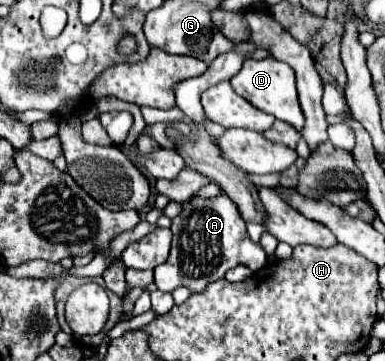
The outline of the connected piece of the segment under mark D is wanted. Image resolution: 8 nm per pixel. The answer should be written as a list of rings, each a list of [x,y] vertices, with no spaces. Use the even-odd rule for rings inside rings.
[[[267,56],[263,60],[245,60],[243,68],[239,70],[237,76],[231,78],[233,90],[243,96],[247,102],[251,102],[255,108],[273,114],[277,120],[289,122],[297,130],[303,128],[303,112],[297,102],[297,88],[295,88],[295,72],[289,64],[275,60],[273,56]]]

